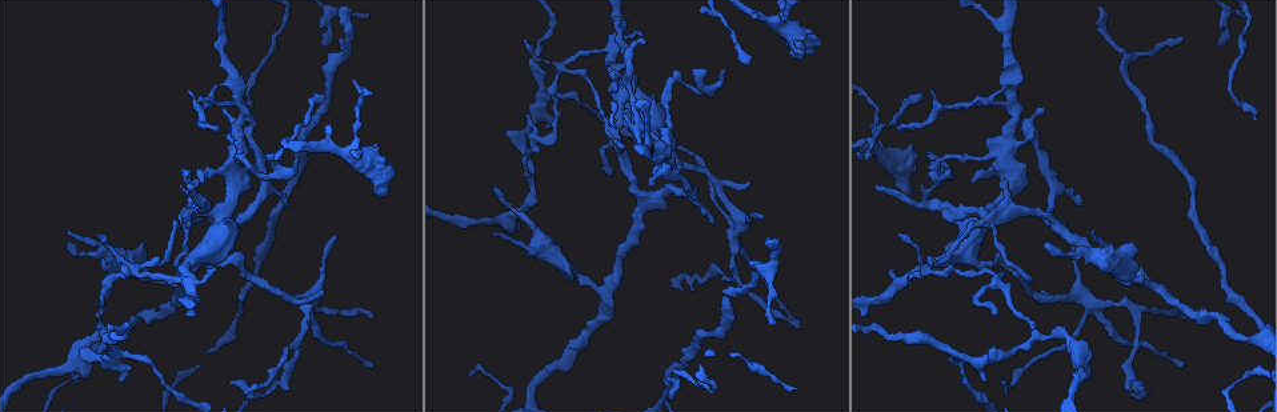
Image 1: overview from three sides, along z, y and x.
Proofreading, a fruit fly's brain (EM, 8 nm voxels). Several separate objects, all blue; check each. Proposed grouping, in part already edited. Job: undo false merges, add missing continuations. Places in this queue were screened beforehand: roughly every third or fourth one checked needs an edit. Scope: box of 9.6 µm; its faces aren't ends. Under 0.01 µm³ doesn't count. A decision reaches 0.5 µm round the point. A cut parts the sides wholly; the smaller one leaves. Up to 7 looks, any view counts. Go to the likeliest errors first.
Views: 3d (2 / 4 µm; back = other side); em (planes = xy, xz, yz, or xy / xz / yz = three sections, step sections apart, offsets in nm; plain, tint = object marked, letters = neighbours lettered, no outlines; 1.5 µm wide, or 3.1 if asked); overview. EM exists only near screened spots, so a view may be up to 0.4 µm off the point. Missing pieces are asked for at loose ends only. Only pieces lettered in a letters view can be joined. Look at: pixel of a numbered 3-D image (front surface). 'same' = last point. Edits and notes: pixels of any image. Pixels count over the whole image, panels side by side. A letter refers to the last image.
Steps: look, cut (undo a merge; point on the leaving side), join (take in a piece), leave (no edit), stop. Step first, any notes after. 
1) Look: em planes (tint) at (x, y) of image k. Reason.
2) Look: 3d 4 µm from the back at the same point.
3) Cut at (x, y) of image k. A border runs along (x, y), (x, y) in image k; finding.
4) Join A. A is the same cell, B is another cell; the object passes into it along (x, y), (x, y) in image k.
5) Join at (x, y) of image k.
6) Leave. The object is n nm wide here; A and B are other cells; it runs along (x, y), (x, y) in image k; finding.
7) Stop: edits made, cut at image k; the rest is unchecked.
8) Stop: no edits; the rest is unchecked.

Look: em planes (letters) at (322, 295) of image 1. Tapers out.

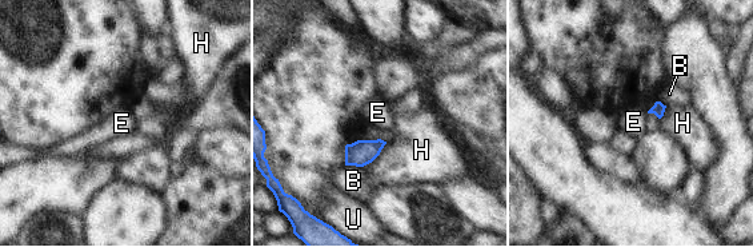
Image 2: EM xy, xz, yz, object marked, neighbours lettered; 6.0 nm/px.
Leave. B, E, H and U are other cells; a border runs along (387, 143), (371, 162), (363, 166) in image 2; no lettered piece goes on from it.

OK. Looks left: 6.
Look: em planes (letters) at (1180, 40) of image 1. Thin end.

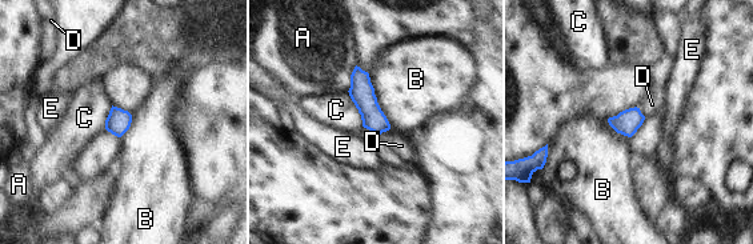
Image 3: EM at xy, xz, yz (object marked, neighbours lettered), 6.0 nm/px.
Leave. The object is 140 nm wide here; the longest contact is with B, 360 nm; A, B, C, D and E are other cells; no lettered piece goes on from it.

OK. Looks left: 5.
Look: 3d 4 µm from the back at (519, 209) of image 1. Calibre changes.

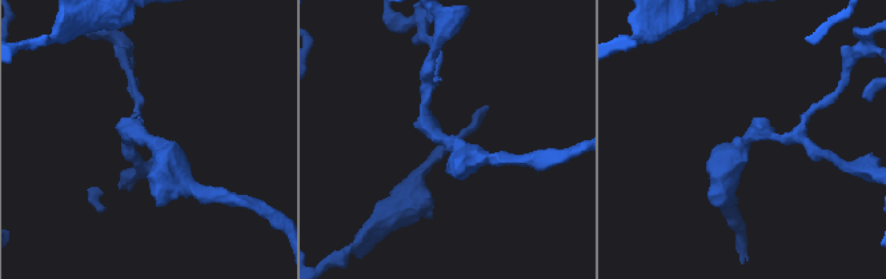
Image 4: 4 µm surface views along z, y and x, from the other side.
Look: em xy step 8 (letters) at (152, 140) of image 4. Need the tissue.

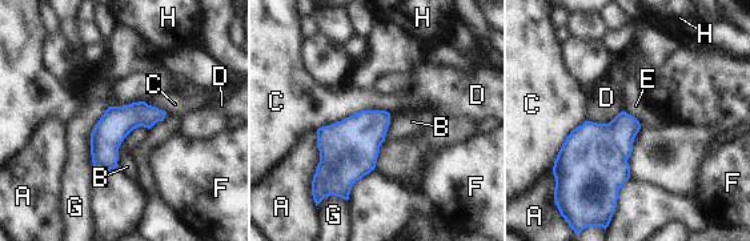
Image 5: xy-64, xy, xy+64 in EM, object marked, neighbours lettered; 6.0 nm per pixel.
Leave. The object is 190 nm wide here; A, B, C, D, E, F, G and H are other cells; a border runs along (389, 112), (359, 111), (317, 129) in image 5; all the same neuron.

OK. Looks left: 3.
Stop: no edits; the rest is unchecked.

